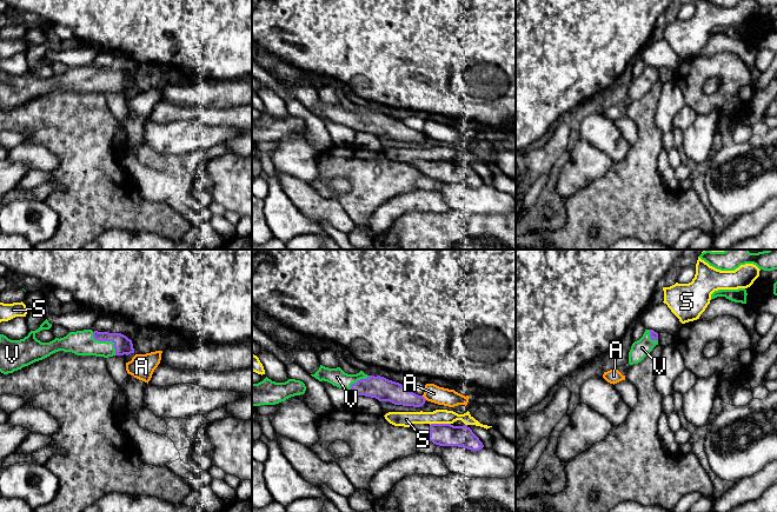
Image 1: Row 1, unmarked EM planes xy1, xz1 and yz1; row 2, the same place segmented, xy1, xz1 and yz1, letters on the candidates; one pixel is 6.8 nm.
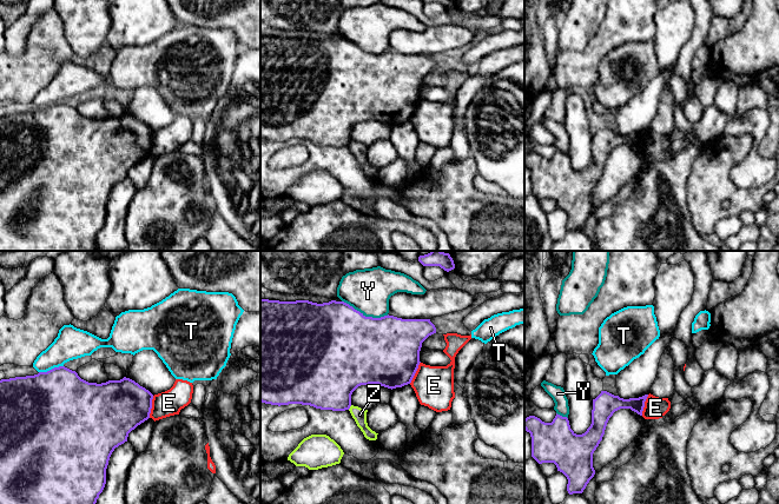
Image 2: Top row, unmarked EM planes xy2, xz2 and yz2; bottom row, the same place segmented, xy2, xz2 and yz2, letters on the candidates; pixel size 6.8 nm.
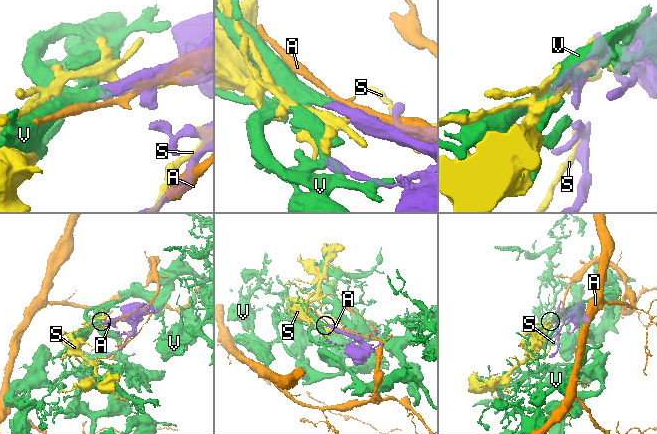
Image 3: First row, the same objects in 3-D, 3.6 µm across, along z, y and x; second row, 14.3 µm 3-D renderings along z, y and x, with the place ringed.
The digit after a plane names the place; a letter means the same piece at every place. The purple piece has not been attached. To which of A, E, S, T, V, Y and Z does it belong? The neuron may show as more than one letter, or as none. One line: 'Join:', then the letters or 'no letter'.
Join: V

